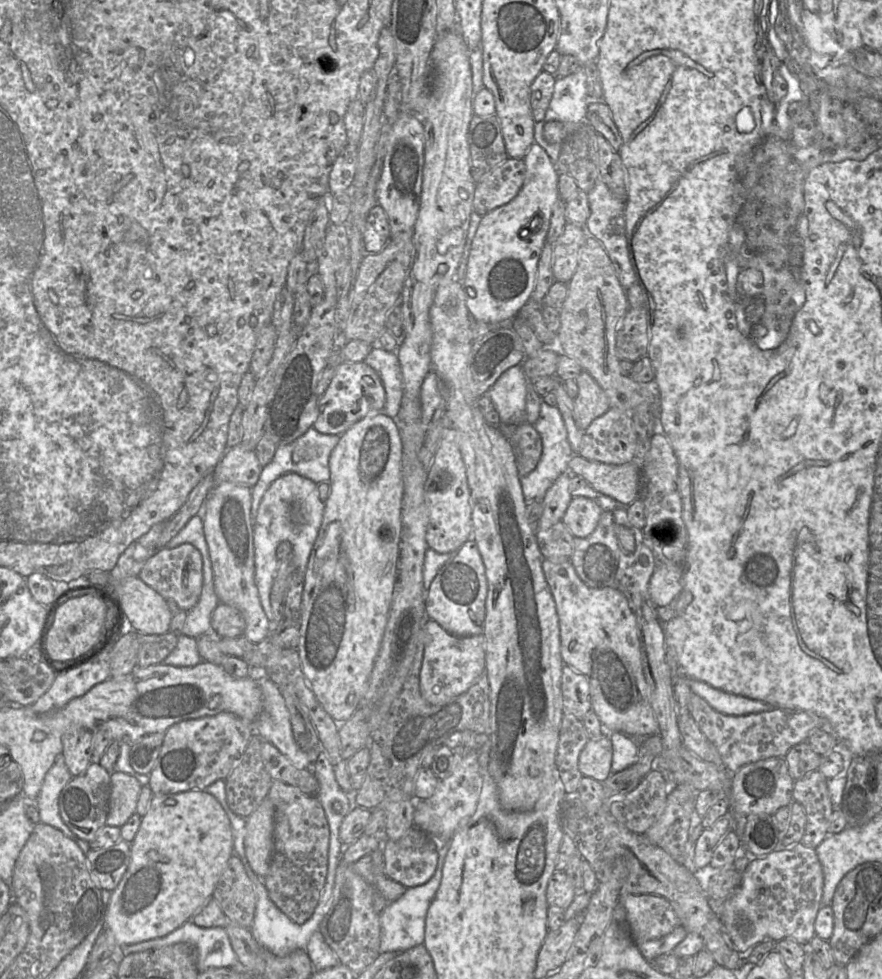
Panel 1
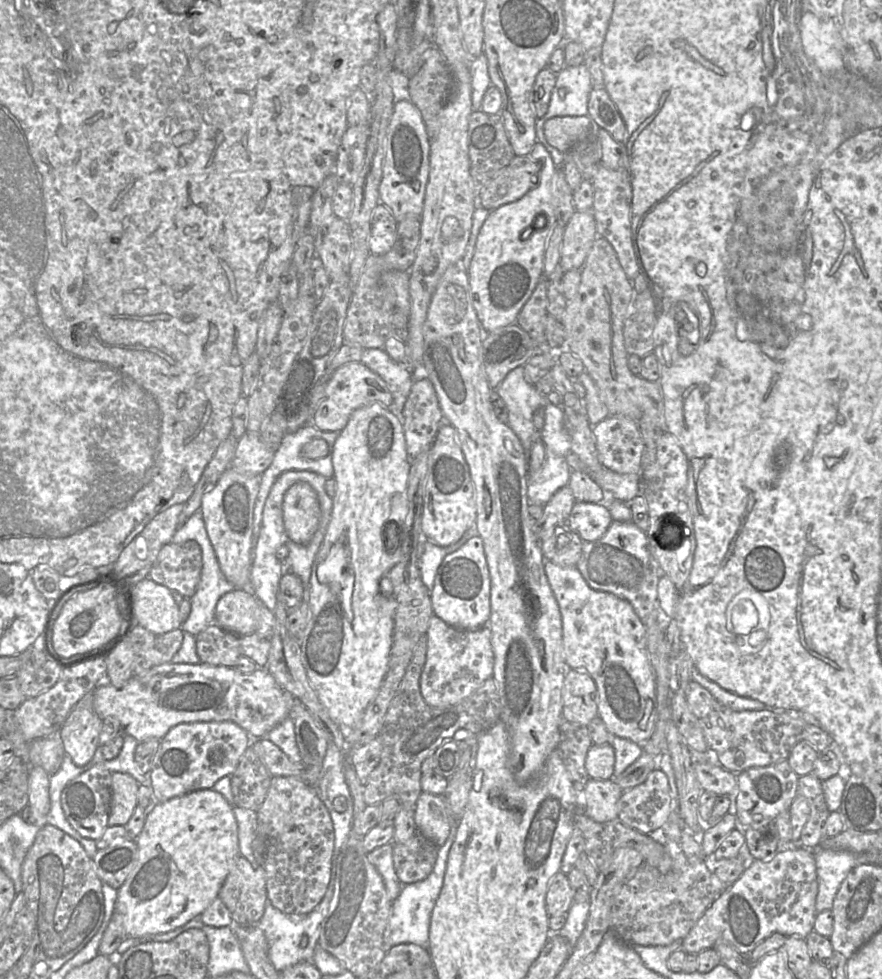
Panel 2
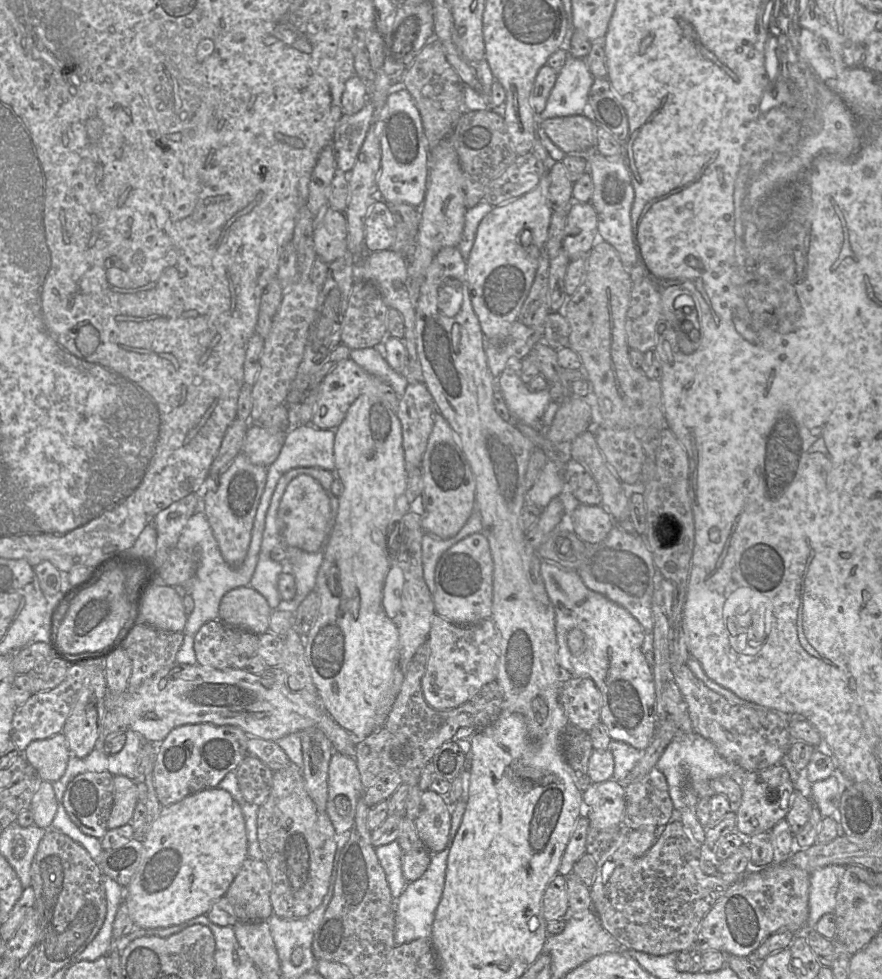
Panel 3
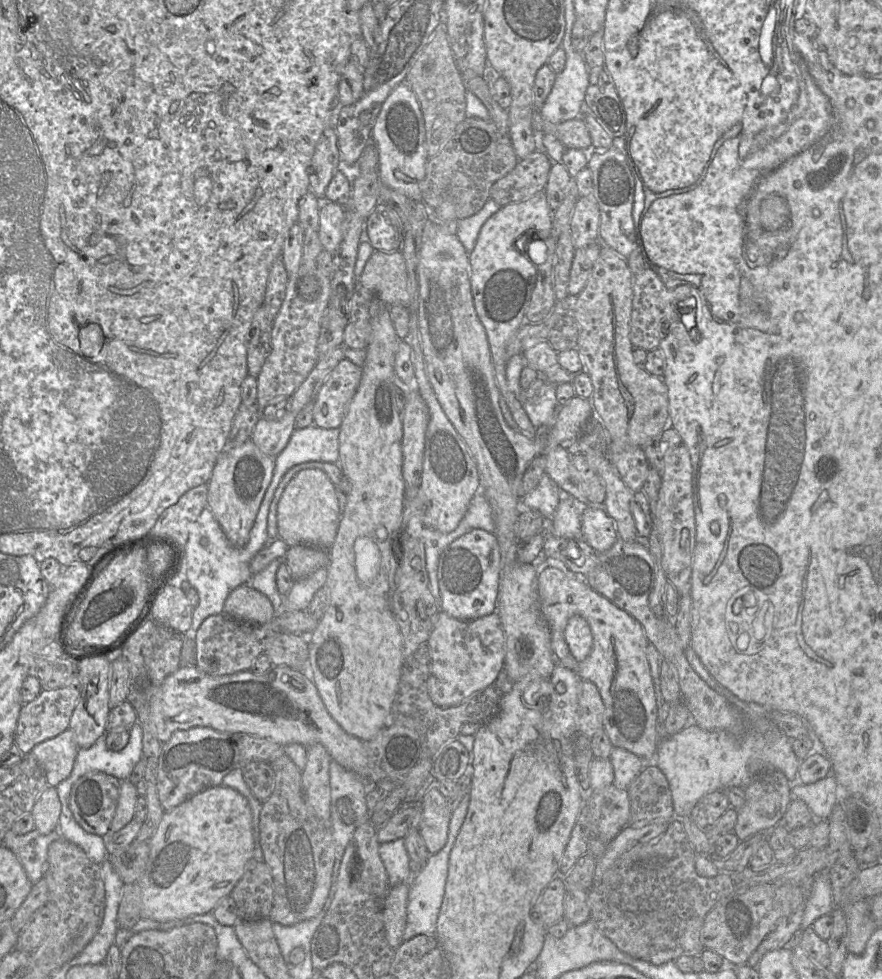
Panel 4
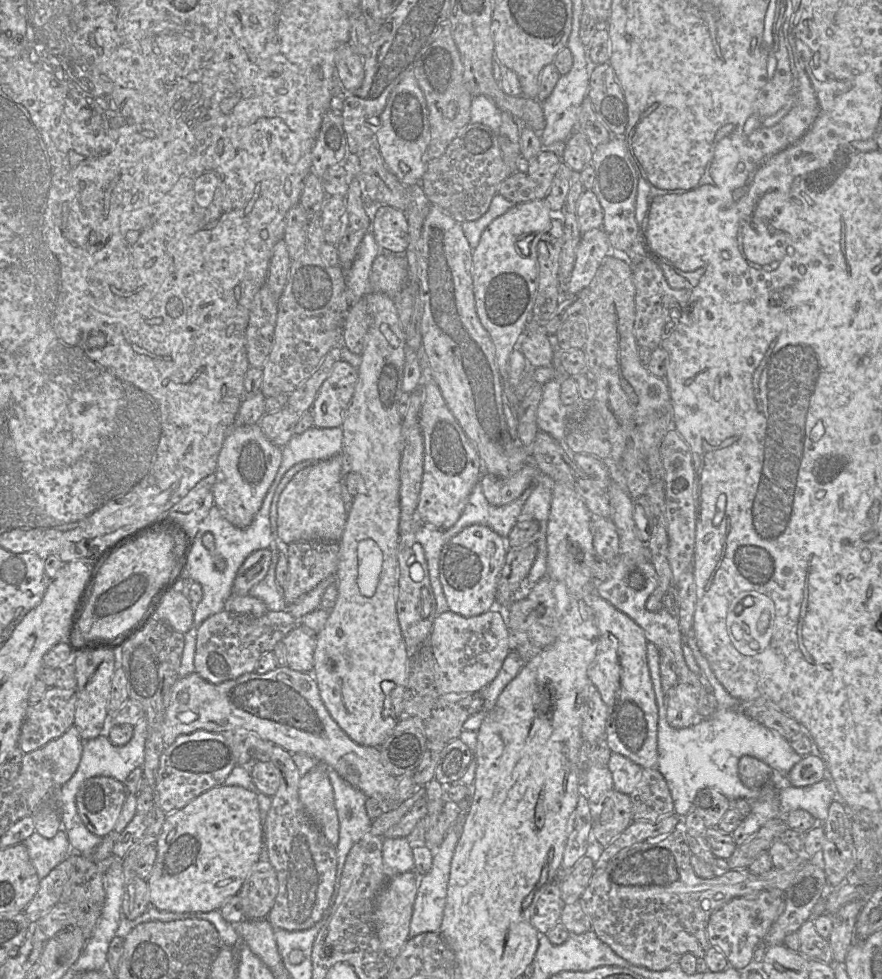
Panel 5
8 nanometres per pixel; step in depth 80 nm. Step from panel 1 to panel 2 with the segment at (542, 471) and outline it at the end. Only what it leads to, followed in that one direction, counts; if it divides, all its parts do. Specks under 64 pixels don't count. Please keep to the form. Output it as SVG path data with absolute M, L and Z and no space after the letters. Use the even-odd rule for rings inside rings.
M550 402L545 404L544 425L540 431L540 437L545 445L545 460L539 471L528 475L527 497L528 504L544 506L559 489L568 485L572 471L566 461L567 454L571 452L571 437L562 407Z

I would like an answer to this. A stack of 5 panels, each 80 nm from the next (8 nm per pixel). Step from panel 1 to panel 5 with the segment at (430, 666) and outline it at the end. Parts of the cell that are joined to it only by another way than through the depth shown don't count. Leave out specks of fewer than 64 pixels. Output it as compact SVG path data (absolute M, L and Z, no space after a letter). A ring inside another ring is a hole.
M496 601L487 612L465 617L452 611L437 615L428 639L436 660L435 685L438 693L481 692L498 675L510 652L506 615Z

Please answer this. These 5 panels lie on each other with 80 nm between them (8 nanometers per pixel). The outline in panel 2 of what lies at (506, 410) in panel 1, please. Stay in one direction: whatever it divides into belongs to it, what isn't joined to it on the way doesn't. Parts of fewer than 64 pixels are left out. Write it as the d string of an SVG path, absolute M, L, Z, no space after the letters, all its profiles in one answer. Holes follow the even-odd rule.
M523 366L511 370L495 390L507 407L507 424L519 438L528 465L531 446L540 437L540 431L533 423L533 414L548 403L547 395L540 394L525 380Z

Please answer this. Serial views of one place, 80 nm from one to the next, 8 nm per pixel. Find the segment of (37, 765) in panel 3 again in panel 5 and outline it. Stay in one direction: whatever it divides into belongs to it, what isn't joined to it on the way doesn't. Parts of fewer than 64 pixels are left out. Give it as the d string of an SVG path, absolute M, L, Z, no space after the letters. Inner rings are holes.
M72 725L63 735L42 747L52 766L55 786L63 785L74 775L81 760L83 744L78 729Z

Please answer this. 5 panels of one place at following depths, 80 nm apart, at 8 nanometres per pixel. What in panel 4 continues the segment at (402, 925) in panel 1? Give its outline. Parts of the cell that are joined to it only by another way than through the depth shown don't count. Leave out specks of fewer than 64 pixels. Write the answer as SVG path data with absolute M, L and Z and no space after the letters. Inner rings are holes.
M466 790L457 808L452 812L448 827L448 837L445 846L435 854L429 856L425 865L414 874L410 880L410 890L407 902L406 926L403 941L408 941L416 935L435 936L437 919L443 902L445 886L448 877L449 857L467 814L470 801L470 791Z

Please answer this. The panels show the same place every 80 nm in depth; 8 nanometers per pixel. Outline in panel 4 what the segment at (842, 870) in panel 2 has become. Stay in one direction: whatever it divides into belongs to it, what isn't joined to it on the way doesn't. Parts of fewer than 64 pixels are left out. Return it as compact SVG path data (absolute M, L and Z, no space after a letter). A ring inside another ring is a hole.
M827 871L813 878L814 882L804 909L800 931L812 926L819 917L830 915L834 909L832 886Z

